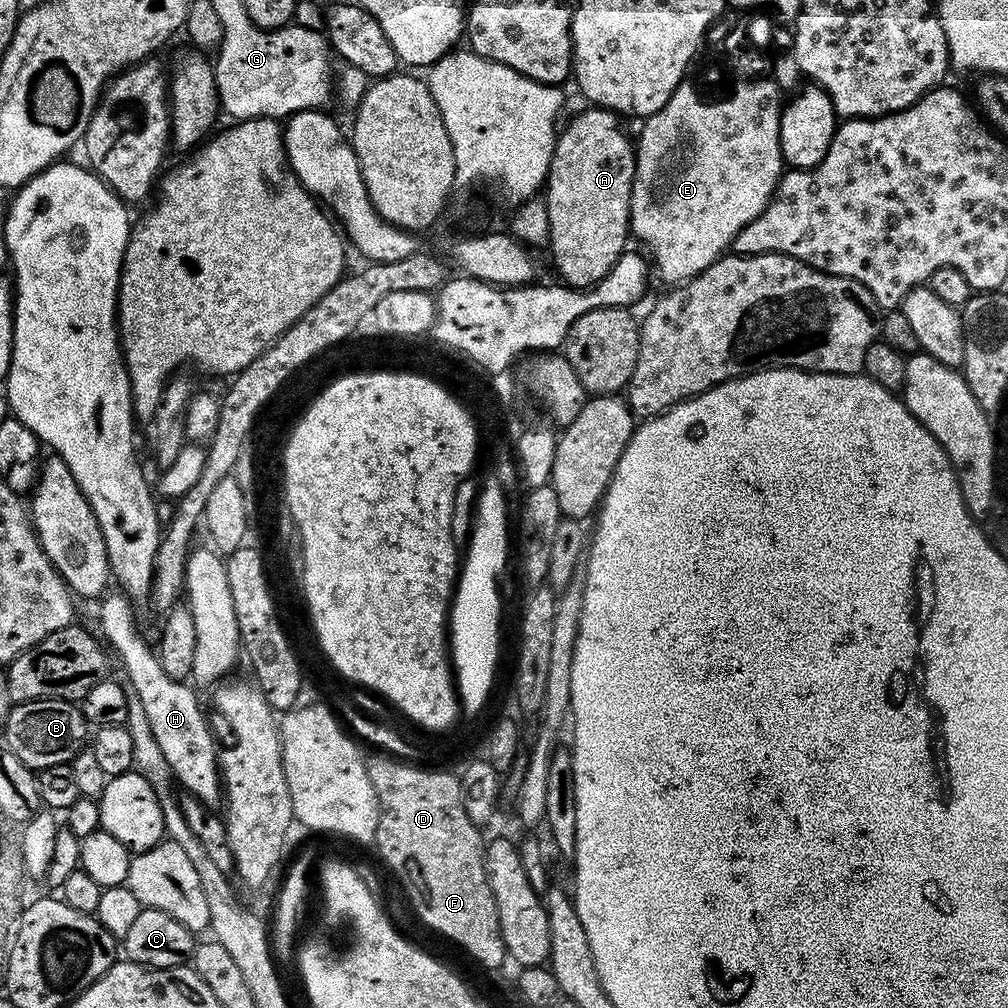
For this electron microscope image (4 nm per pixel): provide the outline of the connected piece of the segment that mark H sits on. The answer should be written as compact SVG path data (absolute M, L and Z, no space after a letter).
M116 624L116 636L102 632L103 639L116 652L134 690L133 695L142 702L149 719L150 730L162 749L168 768L175 781L186 788L189 795L209 806L222 798L222 781L219 772L218 744L211 725L203 716L195 692L185 681L169 677L161 666L159 655L148 646L140 634L138 624Z

